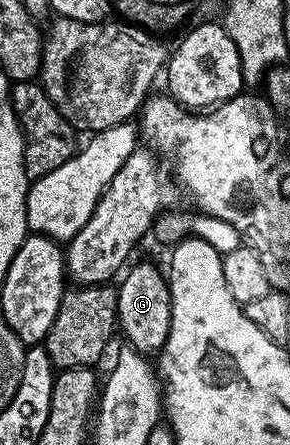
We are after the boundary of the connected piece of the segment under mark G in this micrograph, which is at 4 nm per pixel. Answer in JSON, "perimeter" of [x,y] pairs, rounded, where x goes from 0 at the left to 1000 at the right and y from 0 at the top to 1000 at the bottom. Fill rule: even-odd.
{"perimeter":[[[486,587],[476,596],[448,593],[414,625],[417,643],[400,643],[403,656],[403,724],[414,746],[431,746],[428,764],[455,775],[490,798],[538,796],[569,778],[569,764],[590,735],[590,663],[583,661],[583,625],[541,596],[514,587]]]}

